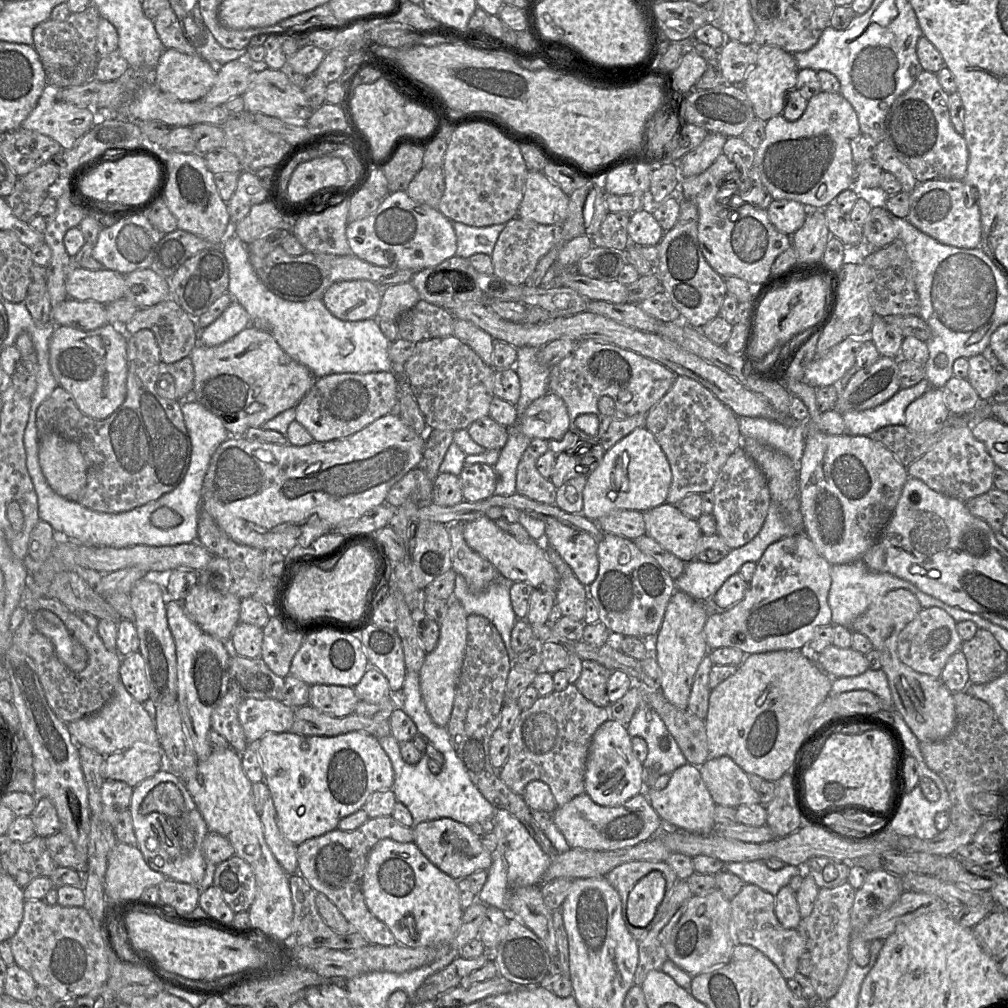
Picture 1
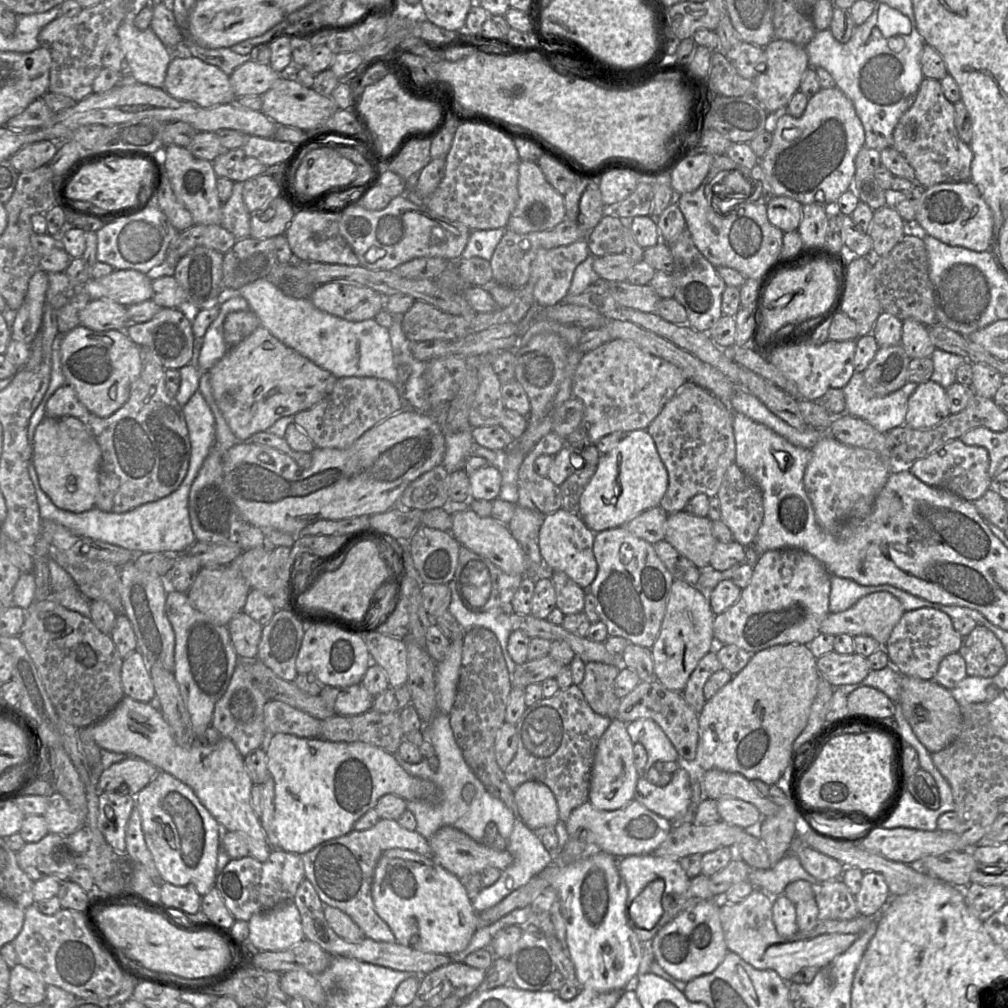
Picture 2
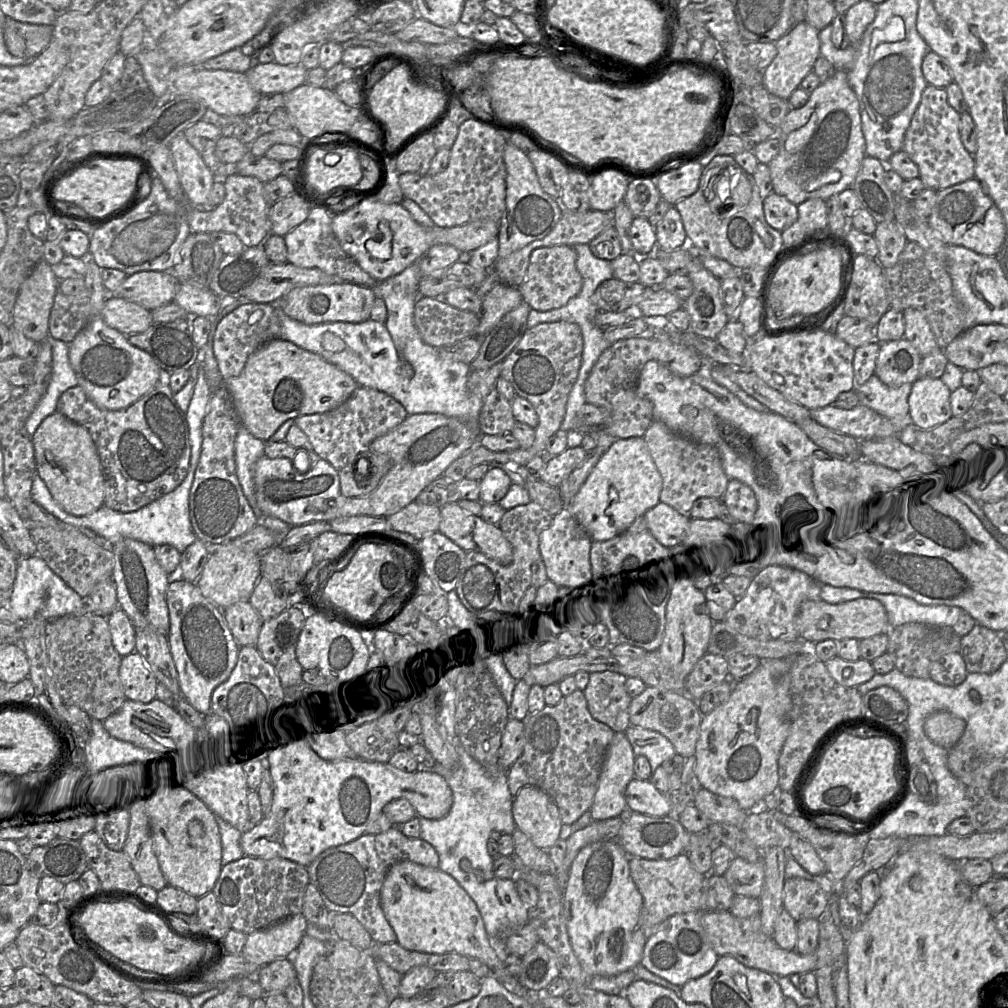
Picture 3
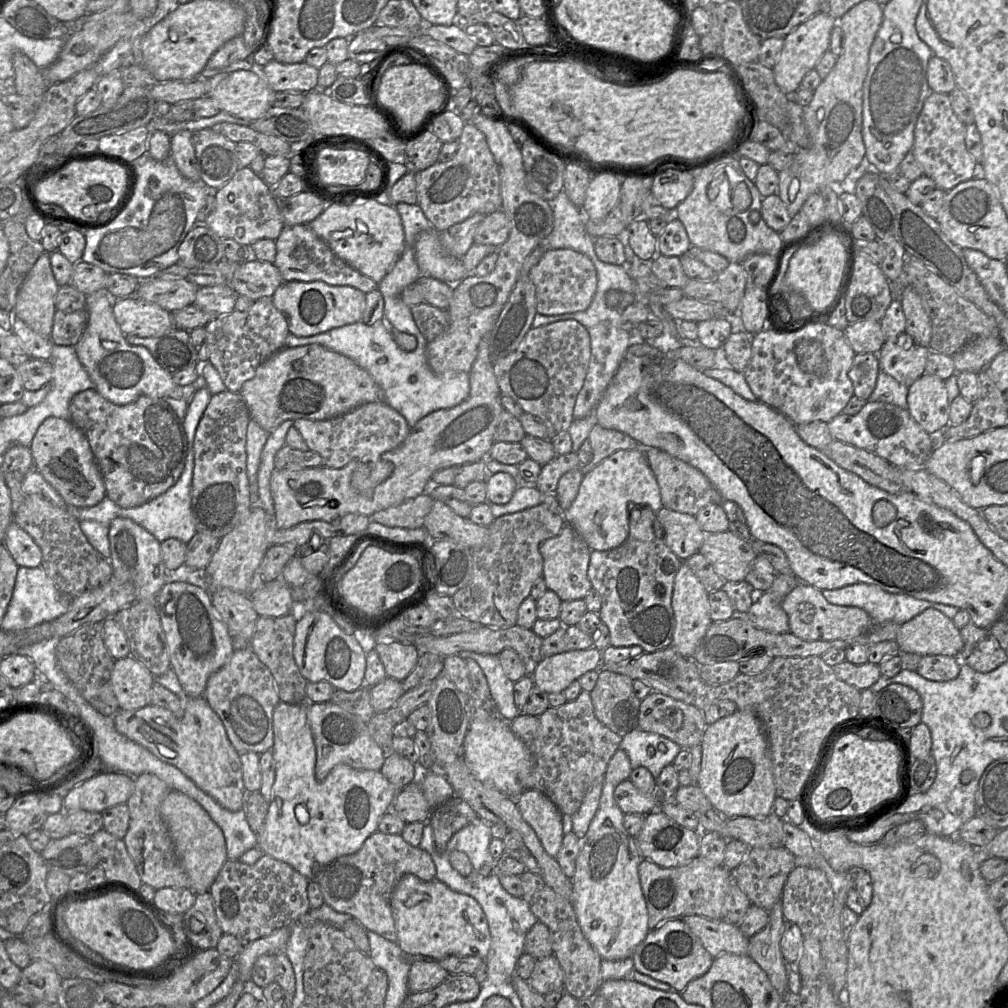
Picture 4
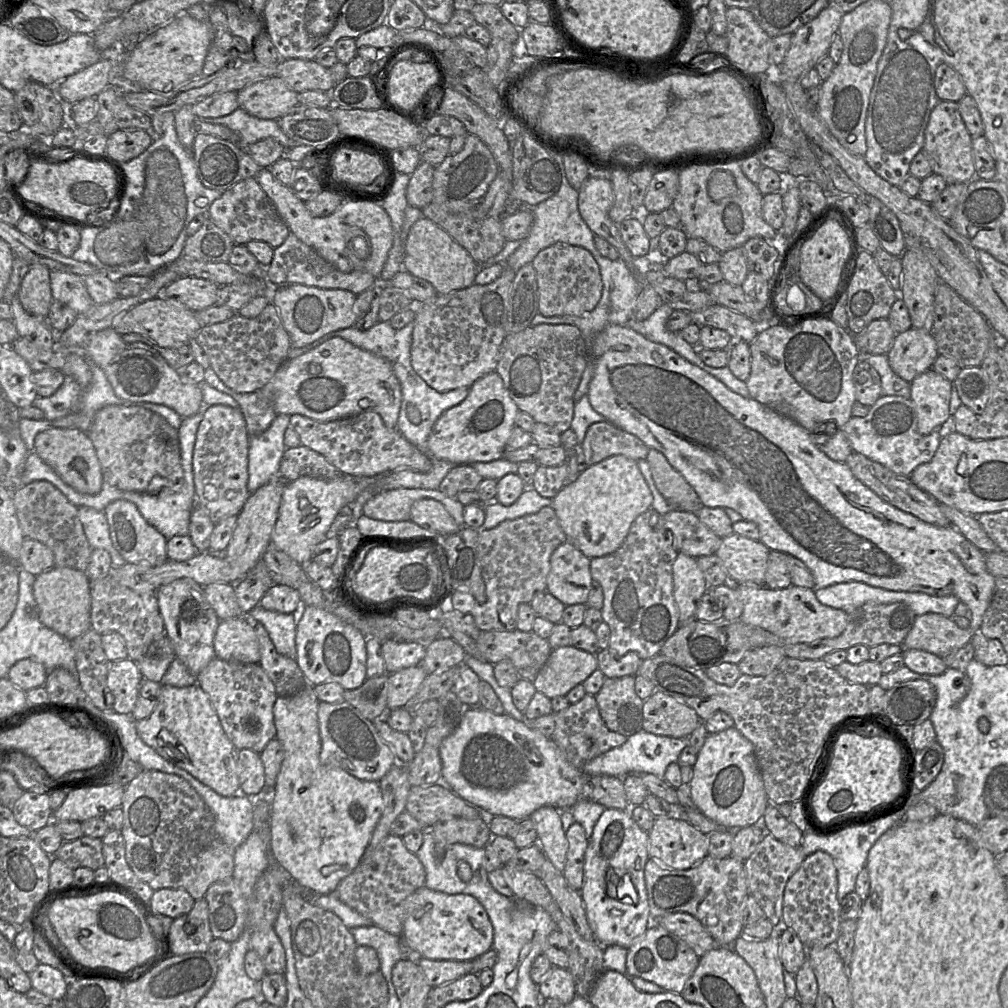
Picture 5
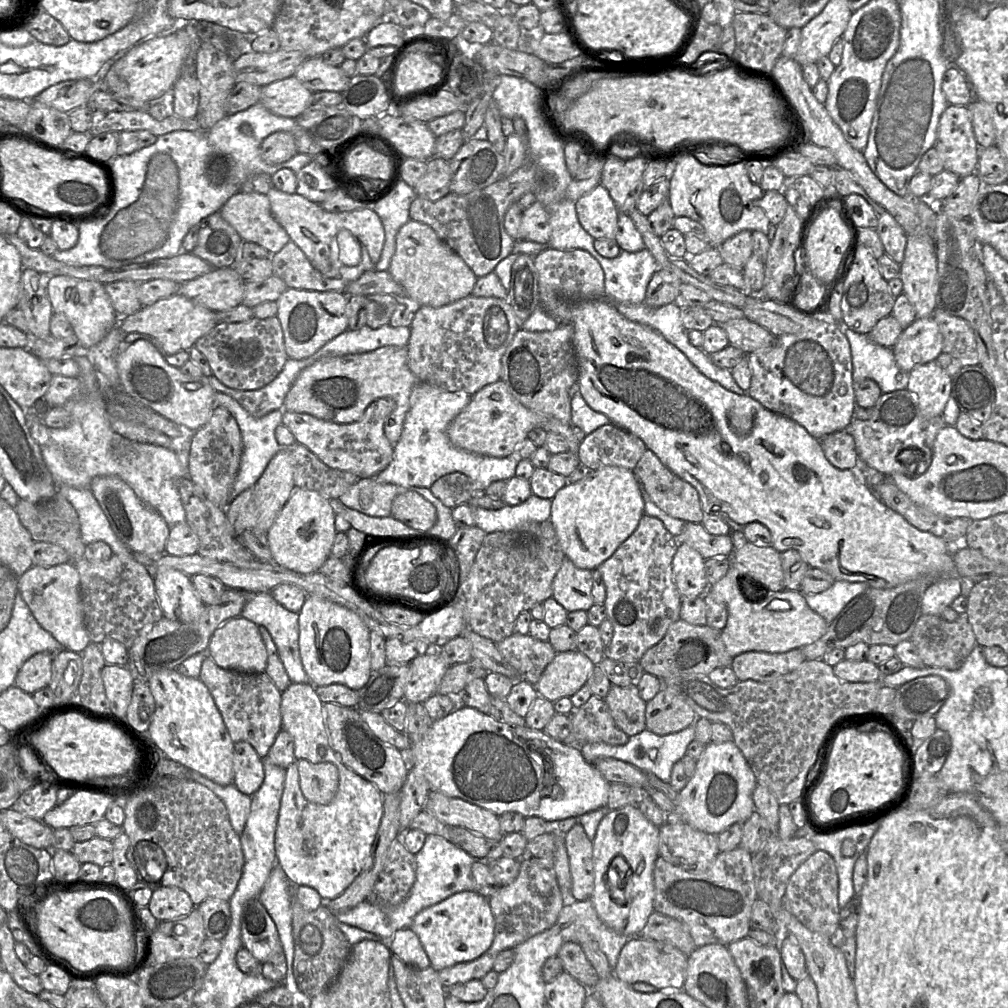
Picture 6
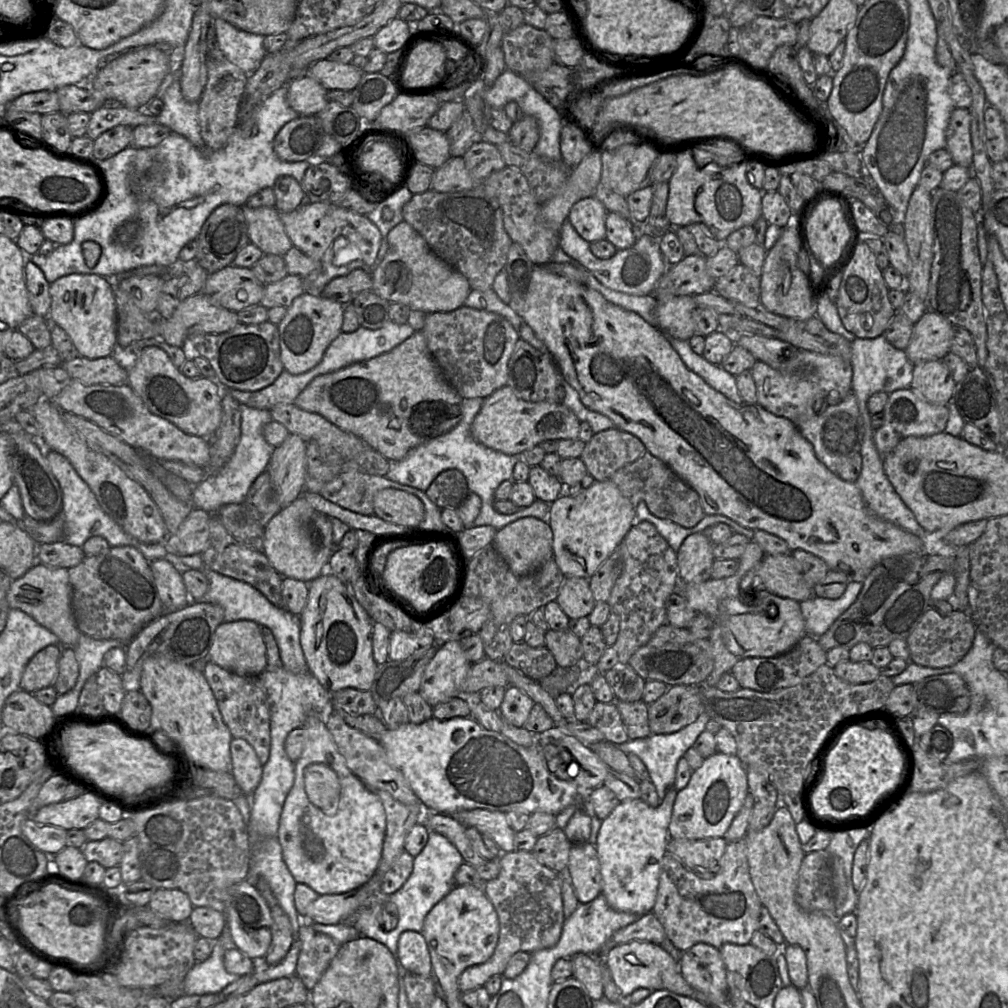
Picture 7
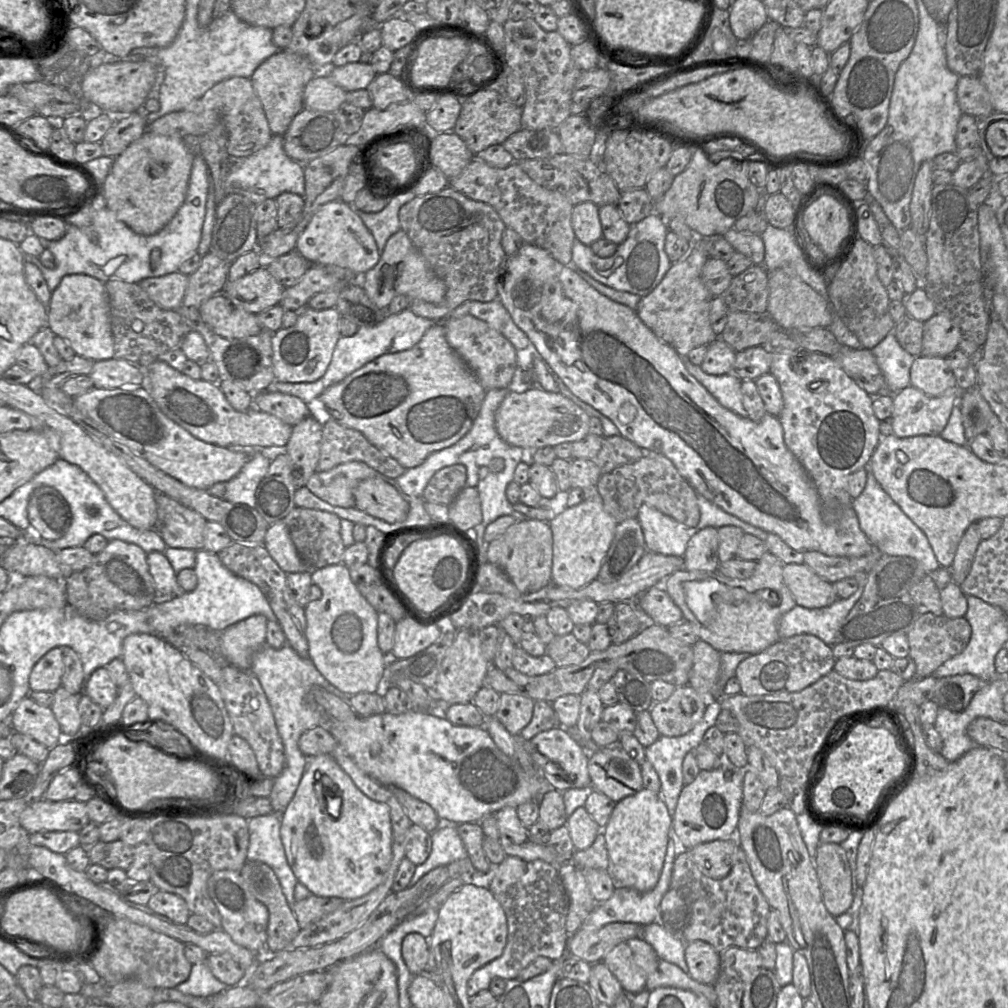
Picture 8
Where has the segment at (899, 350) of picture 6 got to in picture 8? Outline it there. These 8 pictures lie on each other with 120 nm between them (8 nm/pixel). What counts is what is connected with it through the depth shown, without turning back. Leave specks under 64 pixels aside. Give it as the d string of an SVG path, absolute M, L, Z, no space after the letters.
M935 313L924 322L922 356L947 357L958 349L963 331L949 317Z

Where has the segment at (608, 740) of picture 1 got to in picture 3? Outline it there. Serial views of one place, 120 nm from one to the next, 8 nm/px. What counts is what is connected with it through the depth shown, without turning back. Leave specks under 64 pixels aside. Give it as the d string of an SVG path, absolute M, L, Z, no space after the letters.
M616 732L609 744L597 791L589 810L592 820L614 818L629 811L625 791L634 778L635 758L625 732Z

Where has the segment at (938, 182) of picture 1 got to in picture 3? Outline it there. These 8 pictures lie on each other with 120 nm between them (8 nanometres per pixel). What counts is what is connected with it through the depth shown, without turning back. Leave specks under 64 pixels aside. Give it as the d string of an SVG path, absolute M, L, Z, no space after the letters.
M976 177L937 191L928 220L946 244L964 246L987 256L997 255L1006 237L1002 212Z

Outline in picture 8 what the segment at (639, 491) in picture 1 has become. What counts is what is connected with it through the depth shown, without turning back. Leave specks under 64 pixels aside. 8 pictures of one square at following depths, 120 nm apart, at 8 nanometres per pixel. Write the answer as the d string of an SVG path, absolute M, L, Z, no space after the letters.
M601 496L566 508L549 525L553 539L551 584L579 589L595 580L618 525L604 509Z

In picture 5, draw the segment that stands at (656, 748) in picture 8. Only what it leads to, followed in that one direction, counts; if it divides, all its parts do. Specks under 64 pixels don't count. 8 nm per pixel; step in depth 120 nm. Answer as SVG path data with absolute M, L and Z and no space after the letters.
M641 730L629 737L626 742L615 747L589 761L581 768L586 775L613 776L624 778L628 774L653 774L658 778L664 778L667 767L671 763L678 762L681 751L689 746L688 738L672 738L667 736L654 735Z

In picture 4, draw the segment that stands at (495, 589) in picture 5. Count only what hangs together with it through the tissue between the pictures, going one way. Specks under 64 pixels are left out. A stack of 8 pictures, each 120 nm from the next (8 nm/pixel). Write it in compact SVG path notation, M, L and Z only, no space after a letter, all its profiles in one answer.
M543 503L496 518L488 526L486 542L472 549L472 573L468 584L451 597L460 615L487 627L509 628L516 625L520 604L530 595L536 580L543 576L540 545L545 540L558 535L565 523L562 513L551 512Z

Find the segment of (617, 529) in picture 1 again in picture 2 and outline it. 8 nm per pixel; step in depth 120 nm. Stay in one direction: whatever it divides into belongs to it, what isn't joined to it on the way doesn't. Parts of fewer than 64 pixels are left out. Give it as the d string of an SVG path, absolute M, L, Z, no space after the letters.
M657 506L632 518L624 526L638 538L654 544L665 538L667 516L668 514Z

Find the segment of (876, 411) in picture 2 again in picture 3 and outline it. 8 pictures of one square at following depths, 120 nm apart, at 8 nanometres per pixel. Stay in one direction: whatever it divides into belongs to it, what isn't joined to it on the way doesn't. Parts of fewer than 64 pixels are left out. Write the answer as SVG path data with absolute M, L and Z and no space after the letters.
M874 374L863 385L855 386L859 405L864 405L890 420L908 420L908 397L912 384L888 386Z

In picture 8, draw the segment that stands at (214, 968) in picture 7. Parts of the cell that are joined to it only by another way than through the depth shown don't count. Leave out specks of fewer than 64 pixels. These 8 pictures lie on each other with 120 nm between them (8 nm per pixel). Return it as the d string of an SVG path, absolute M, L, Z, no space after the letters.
M206 959L202 962L192 964L189 977L176 986L183 994L208 997L220 993L228 986L219 981L211 972Z

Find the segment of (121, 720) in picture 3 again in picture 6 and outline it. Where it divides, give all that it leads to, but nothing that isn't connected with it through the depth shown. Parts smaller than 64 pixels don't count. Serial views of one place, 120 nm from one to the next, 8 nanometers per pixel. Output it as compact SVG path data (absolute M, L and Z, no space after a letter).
M169 669L154 673L147 684L155 701L155 711L145 735L158 753L217 784L232 784L234 743L204 683Z

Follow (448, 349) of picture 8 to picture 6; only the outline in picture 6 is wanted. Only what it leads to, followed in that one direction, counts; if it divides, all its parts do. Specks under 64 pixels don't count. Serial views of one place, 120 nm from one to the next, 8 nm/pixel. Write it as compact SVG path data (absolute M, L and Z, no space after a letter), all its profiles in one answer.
M384 346L366 353L324 357L299 373L285 397L282 410L347 424L361 419L374 401L391 397L396 406L385 420L384 433L395 445L402 434L411 392L418 382L408 365L407 347Z

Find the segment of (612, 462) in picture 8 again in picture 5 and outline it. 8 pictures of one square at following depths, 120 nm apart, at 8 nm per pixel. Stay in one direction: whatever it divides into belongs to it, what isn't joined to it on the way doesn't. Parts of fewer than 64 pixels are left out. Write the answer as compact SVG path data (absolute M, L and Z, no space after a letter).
M606 420L594 423L588 428L580 449L588 466L616 455L639 461L646 459L649 451L649 447L636 436Z

